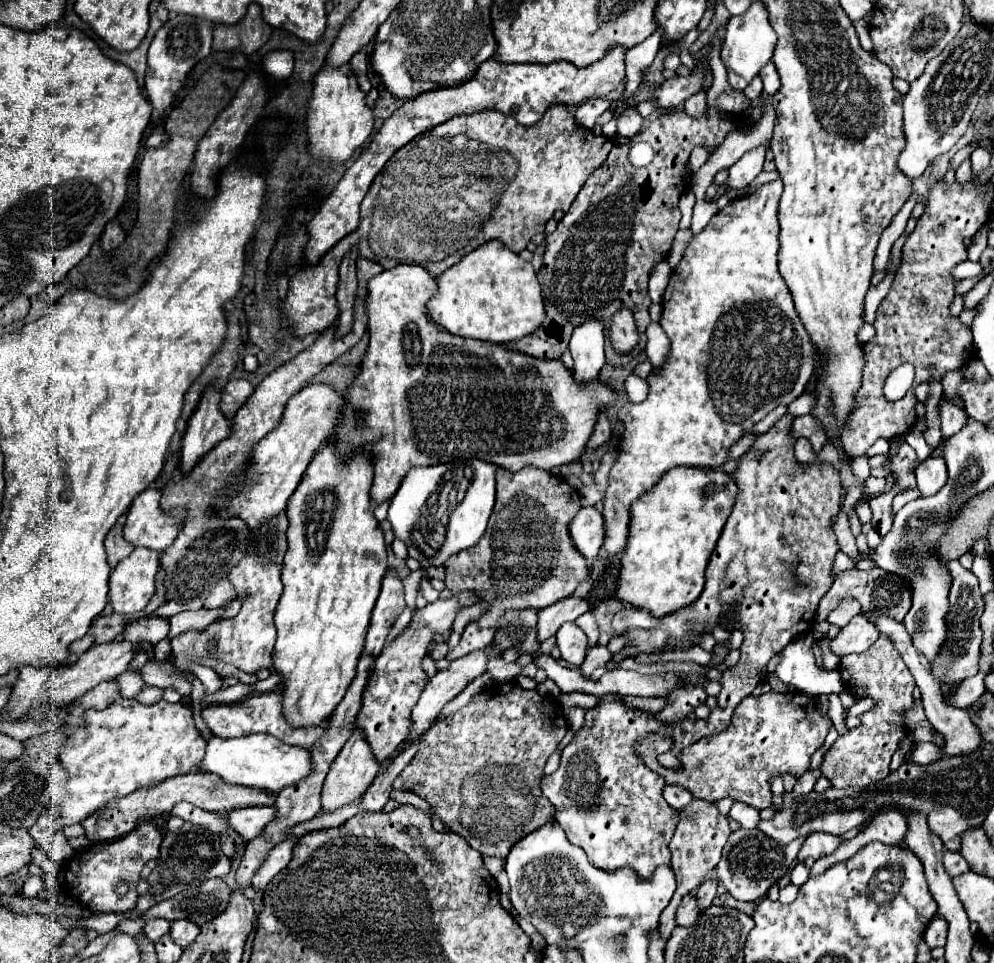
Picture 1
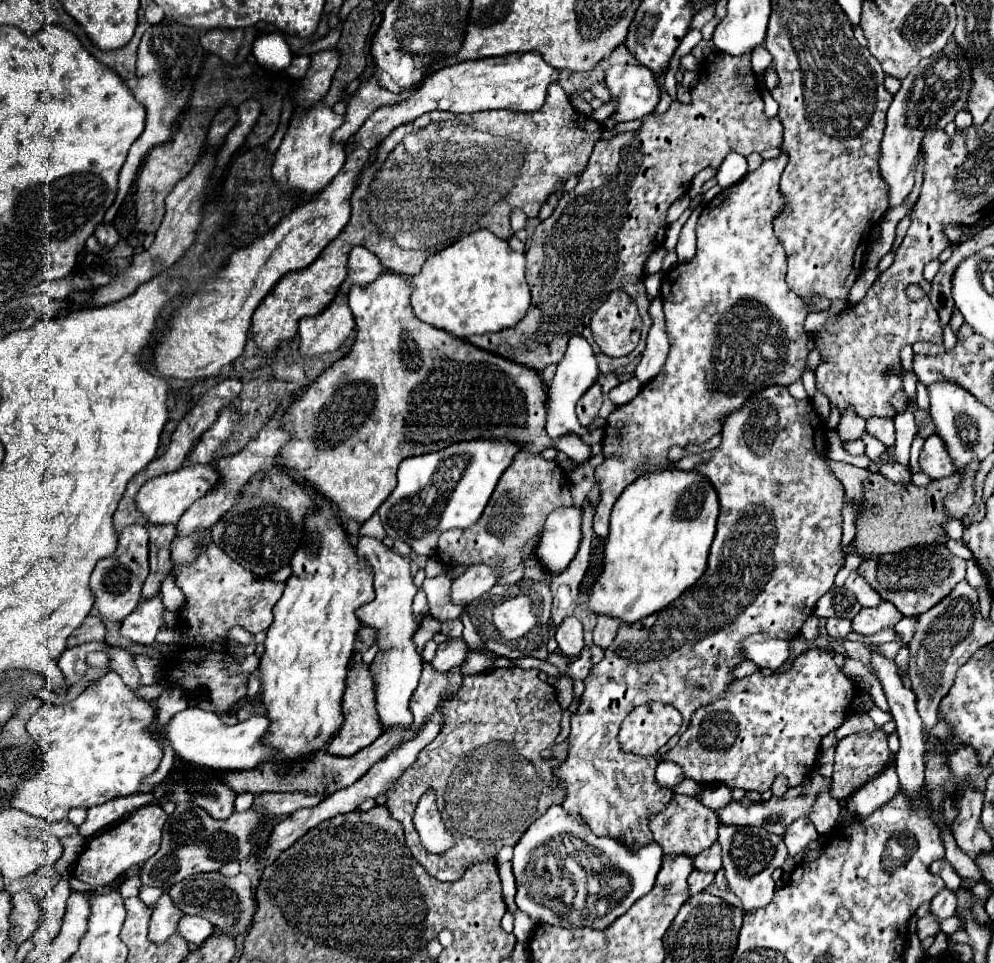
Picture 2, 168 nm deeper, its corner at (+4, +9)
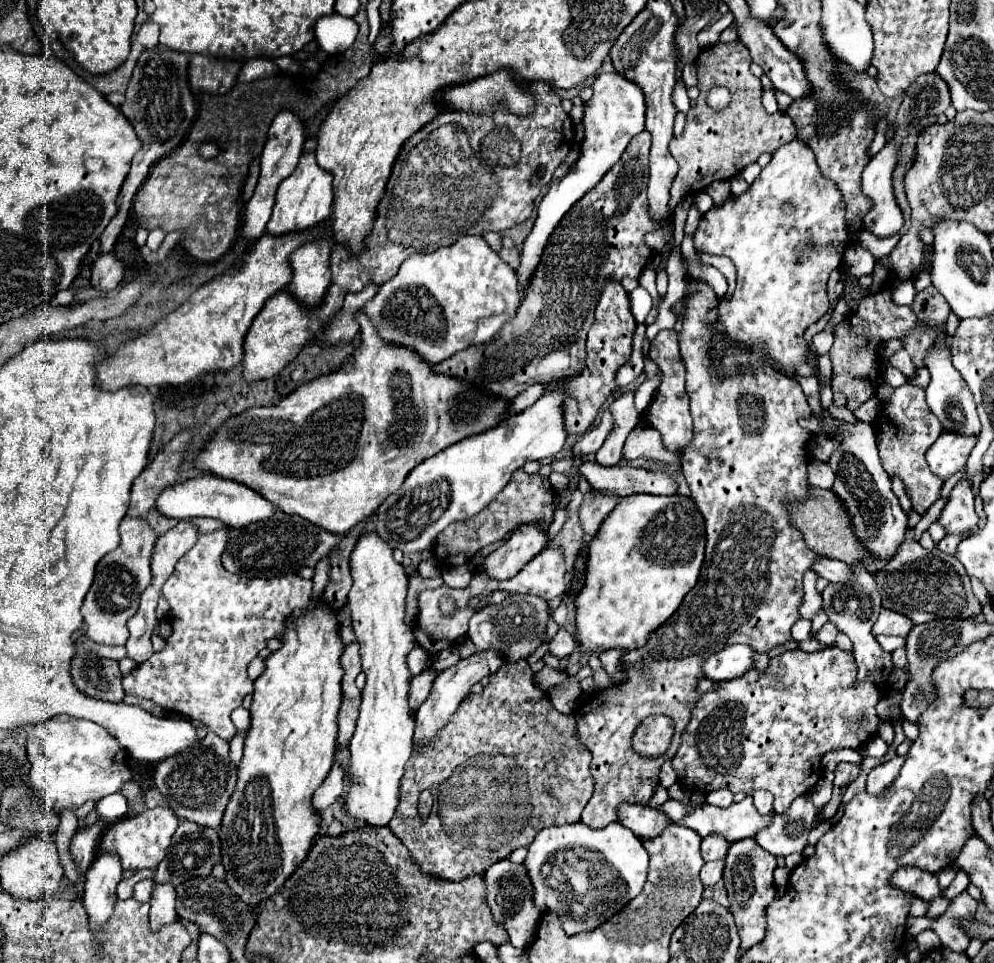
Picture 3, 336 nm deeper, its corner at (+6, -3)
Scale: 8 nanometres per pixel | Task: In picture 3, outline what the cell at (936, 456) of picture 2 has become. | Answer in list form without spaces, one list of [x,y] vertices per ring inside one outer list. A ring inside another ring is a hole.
[[[943,431],[927,451],[931,471],[937,473],[941,479],[947,479],[967,463],[967,457],[975,443],[977,437],[963,437],[951,431]]]

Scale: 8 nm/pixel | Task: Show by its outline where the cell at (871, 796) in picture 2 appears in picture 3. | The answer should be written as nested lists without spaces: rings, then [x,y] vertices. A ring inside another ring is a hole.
[[[895,755],[893,759],[883,761],[877,767],[873,767],[869,777],[867,777],[867,791],[873,793],[873,795],[883,793],[895,781],[895,777],[899,775],[899,769],[903,767],[903,763],[905,763],[905,757]]]

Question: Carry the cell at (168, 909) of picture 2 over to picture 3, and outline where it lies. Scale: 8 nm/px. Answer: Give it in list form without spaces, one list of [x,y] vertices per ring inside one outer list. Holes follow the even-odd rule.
[[[155,883],[151,901],[149,901],[149,919],[151,919],[151,929],[159,929],[167,923],[175,923],[175,887],[167,883]]]

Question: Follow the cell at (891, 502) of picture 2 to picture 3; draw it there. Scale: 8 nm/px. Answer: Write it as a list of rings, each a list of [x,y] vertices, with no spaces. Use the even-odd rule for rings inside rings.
[[[811,487],[811,497],[799,505],[791,505],[791,523],[803,533],[803,539],[807,541],[807,547],[823,557],[841,559],[847,565],[853,565],[861,559],[867,559],[869,553],[863,549],[863,545],[855,539],[851,521],[847,517],[847,511],[839,503],[837,495],[829,489]]]

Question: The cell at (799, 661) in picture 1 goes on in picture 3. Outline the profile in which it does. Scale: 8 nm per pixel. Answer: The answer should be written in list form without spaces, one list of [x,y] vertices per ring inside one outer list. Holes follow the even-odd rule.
[[[729,645],[719,653],[713,653],[703,661],[703,675],[715,681],[727,681],[741,677],[753,667],[753,649],[749,645]]]

